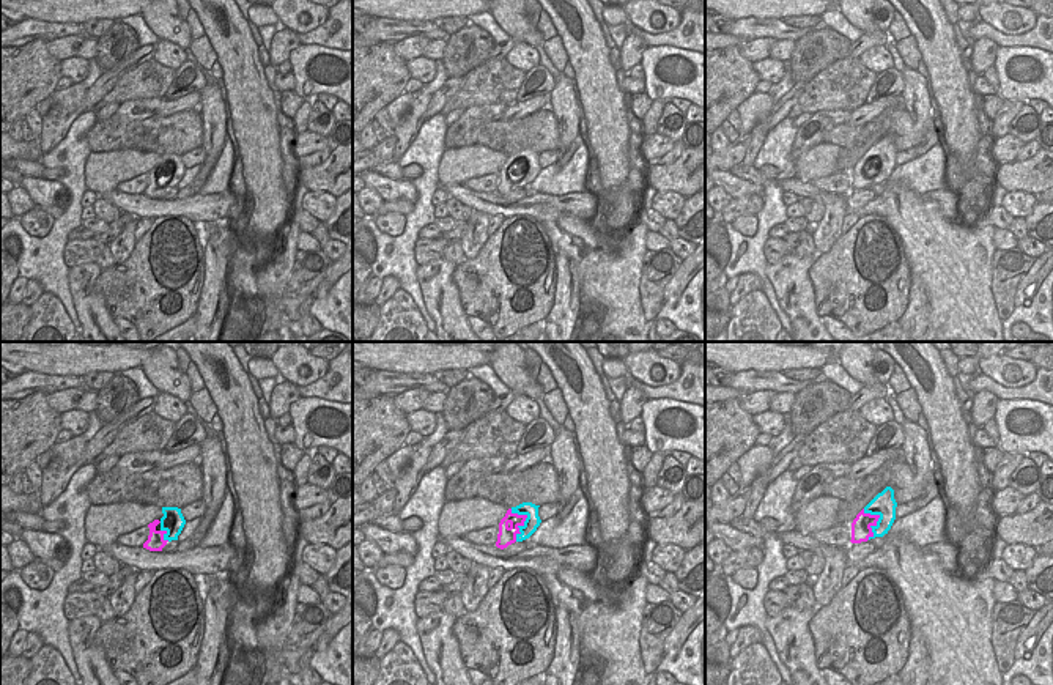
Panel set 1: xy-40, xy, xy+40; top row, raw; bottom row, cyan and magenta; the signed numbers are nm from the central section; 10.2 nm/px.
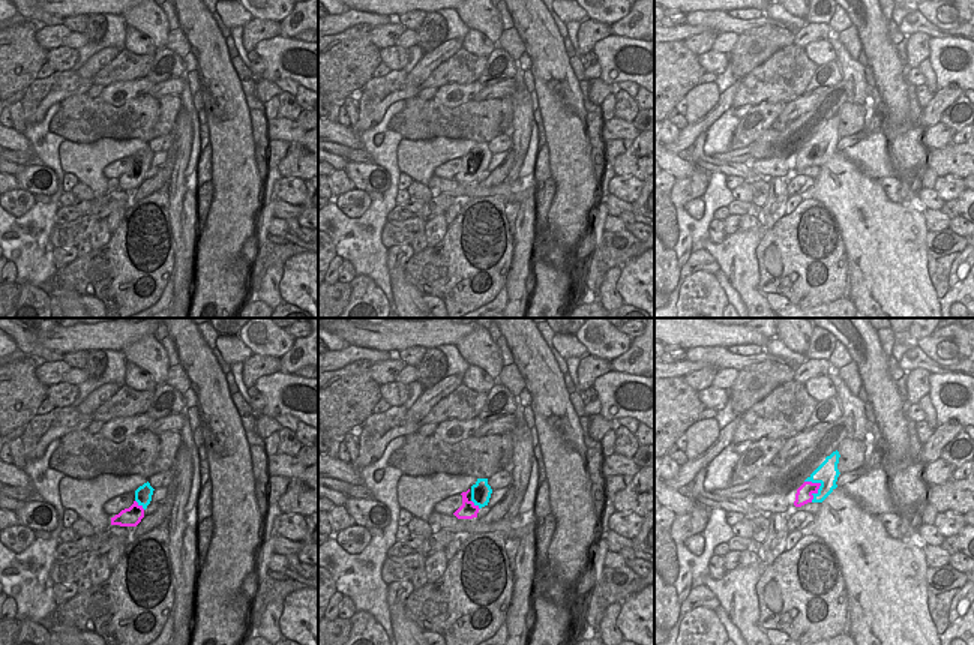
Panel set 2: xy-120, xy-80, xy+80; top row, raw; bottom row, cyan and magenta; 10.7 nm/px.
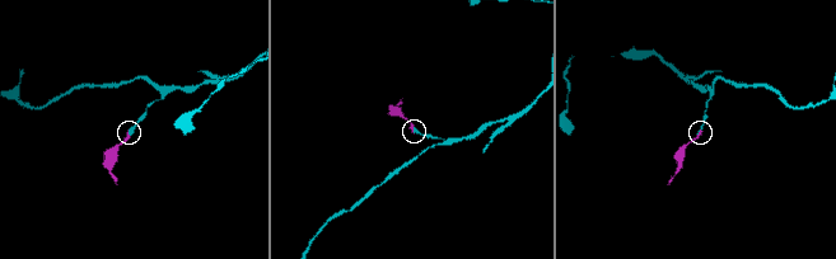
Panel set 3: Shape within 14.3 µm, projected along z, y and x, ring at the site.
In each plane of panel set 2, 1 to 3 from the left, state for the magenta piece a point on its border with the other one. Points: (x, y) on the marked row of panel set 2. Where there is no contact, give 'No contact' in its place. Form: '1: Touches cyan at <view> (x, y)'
1: Touches cyan at xy-120 (140, 504)
2: Touches cyan at xy-80 (474, 504)
3: Touches cyan at xy+80 (820, 486)

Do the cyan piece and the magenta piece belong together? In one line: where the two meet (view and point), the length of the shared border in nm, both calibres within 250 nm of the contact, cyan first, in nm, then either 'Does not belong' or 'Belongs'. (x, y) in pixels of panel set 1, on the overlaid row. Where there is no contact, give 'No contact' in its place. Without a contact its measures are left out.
Touches cyan at xy (524, 522). Shared border 340 nm. Thickness 160 nm (cyan) against 190 nm. Belongs

